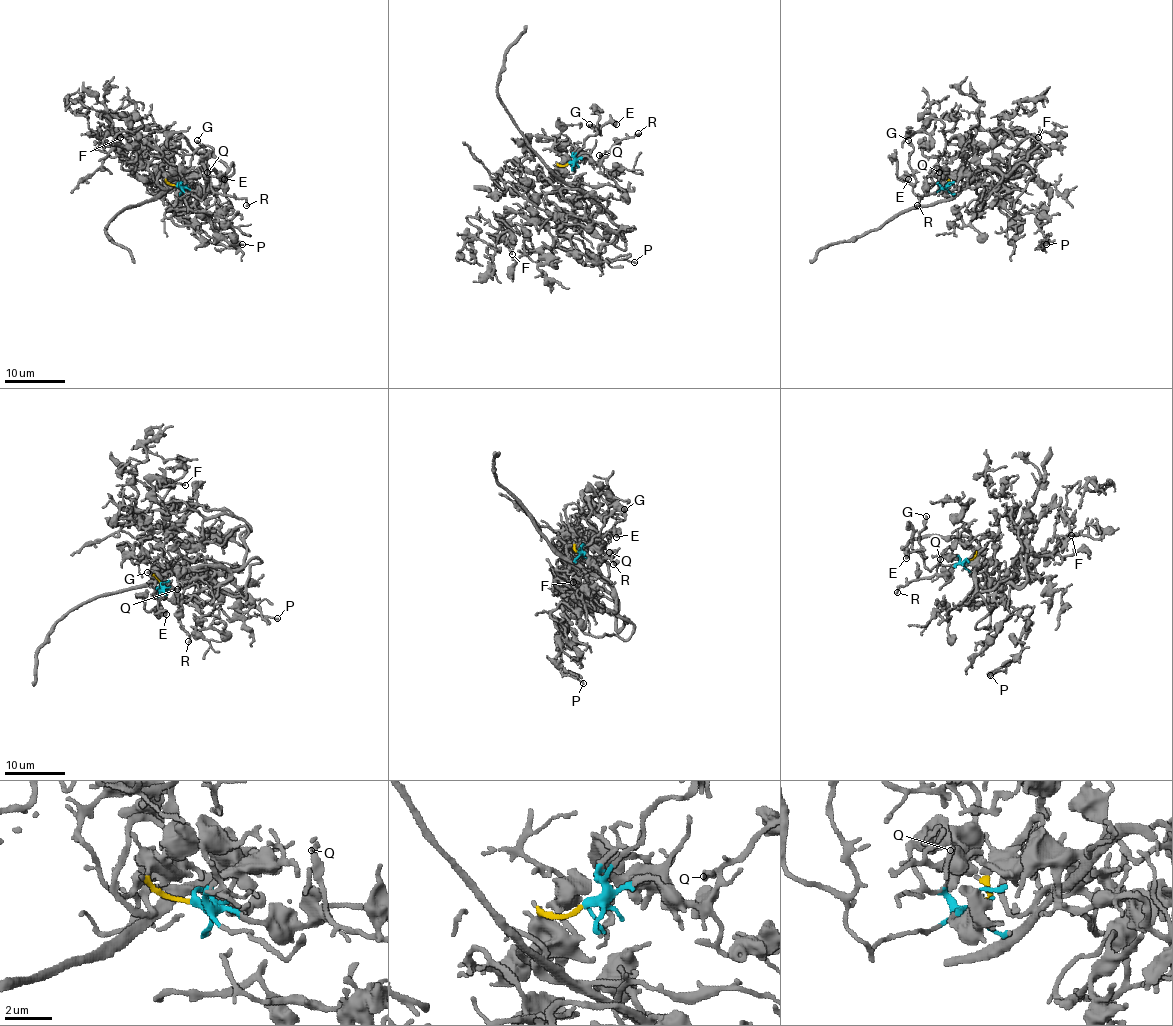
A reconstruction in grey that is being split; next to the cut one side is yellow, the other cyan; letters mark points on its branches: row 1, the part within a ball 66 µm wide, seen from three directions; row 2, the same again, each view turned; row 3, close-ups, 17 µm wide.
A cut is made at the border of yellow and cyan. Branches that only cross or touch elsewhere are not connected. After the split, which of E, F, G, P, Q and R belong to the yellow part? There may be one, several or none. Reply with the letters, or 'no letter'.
F, P

